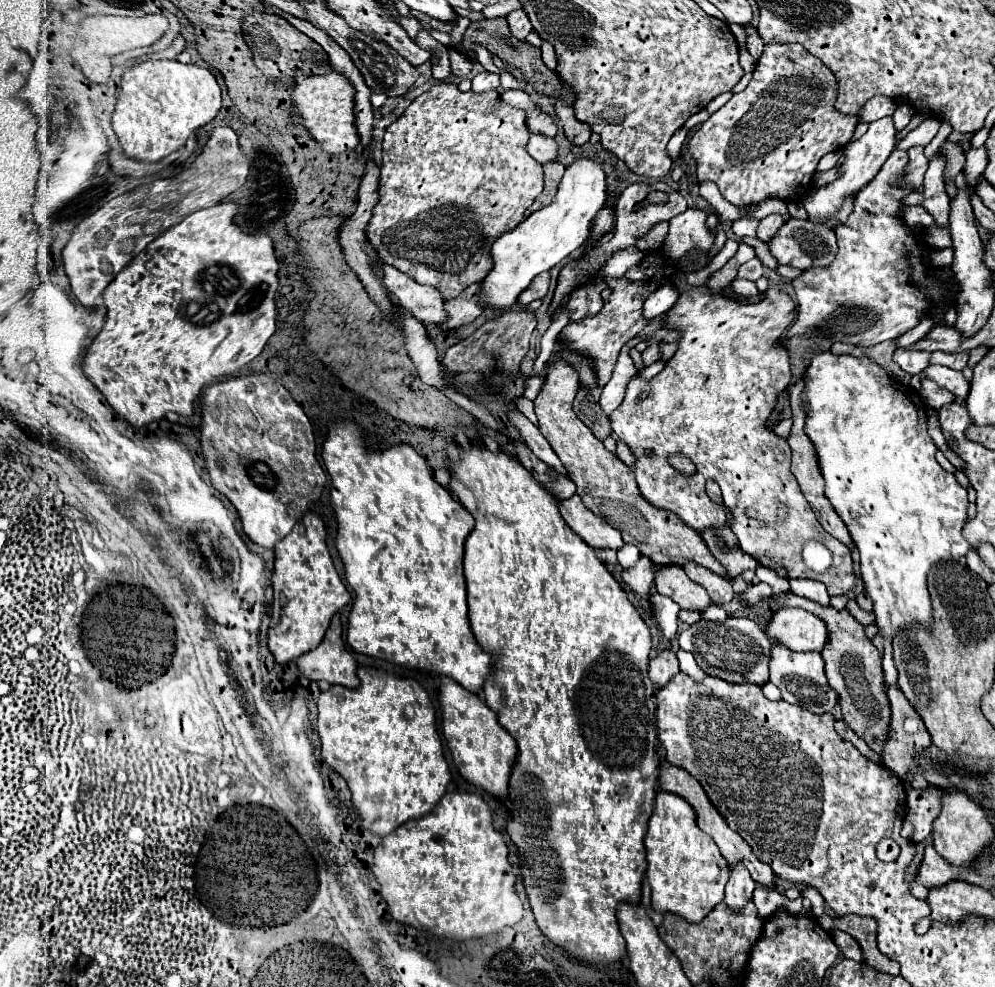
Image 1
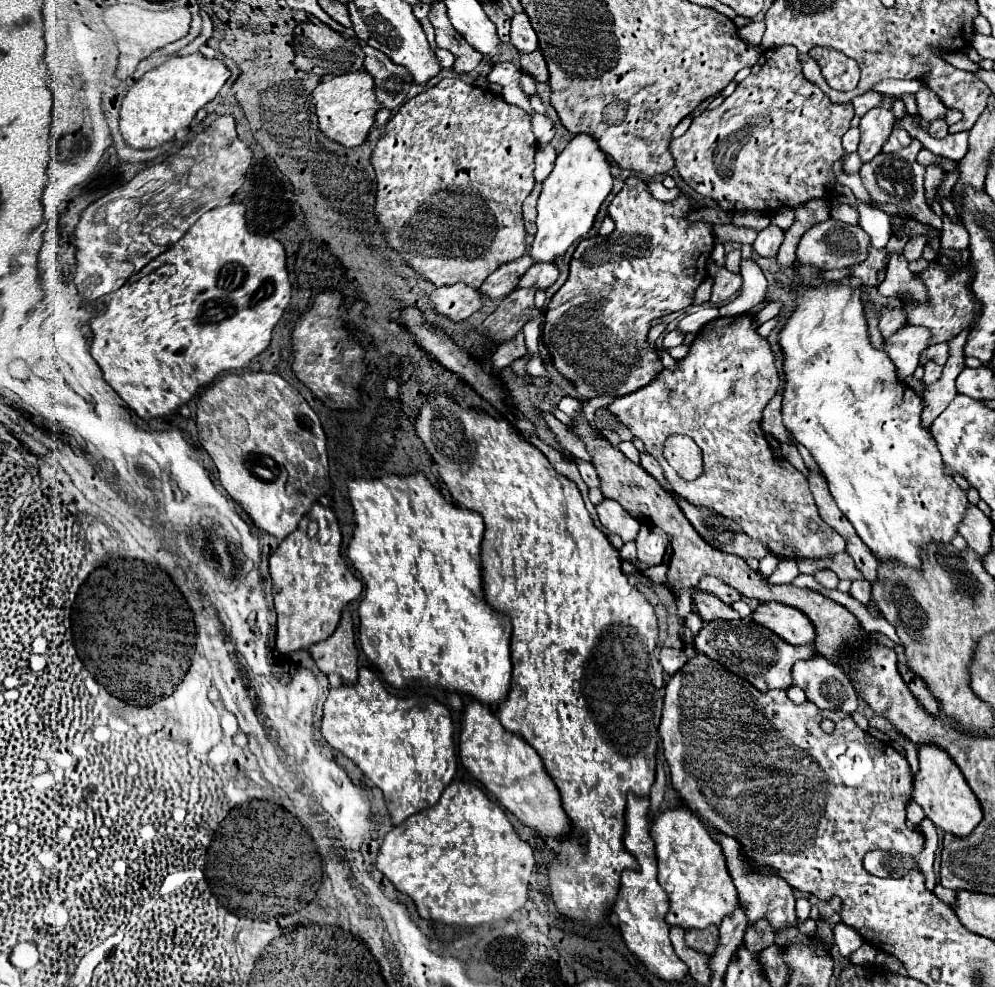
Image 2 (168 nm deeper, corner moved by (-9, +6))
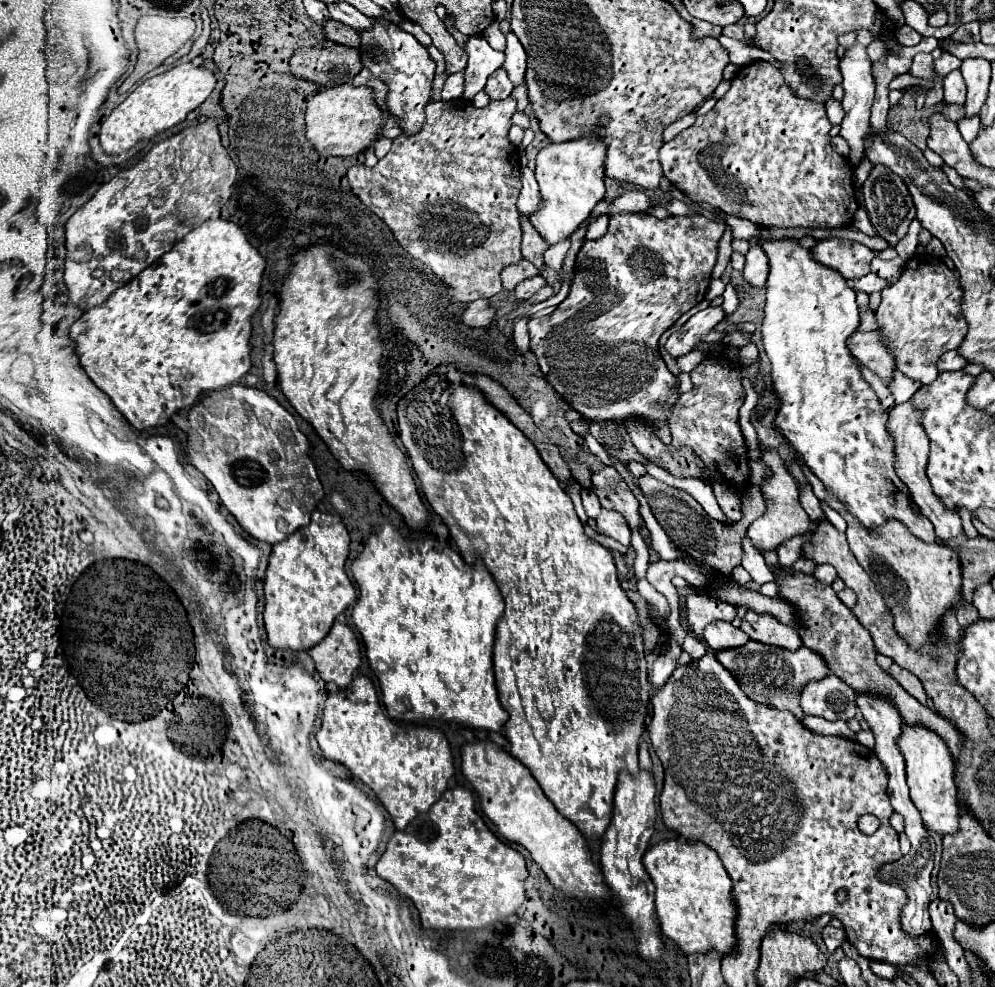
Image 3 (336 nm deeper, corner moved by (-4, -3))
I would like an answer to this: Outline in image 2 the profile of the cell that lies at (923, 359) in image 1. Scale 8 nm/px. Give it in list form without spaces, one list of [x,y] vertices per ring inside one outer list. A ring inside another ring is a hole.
[[[936,343],[930,345],[926,351],[920,353],[920,365],[924,365],[928,359],[934,359],[934,363],[944,365],[948,359],[948,343]]]

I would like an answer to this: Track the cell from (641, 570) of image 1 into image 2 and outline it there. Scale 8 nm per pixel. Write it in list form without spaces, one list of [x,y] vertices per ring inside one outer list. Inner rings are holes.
[[[642,523],[640,533],[636,537],[638,561],[646,563],[648,567],[660,565],[668,543],[670,543],[670,539],[668,539],[668,535],[664,535],[664,531],[660,531],[658,527],[650,527],[650,525]]]

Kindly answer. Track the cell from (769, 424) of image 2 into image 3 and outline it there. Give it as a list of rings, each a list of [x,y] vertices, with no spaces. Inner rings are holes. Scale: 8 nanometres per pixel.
[[[803,464],[803,472],[813,486],[815,496],[829,504],[833,510],[837,510],[845,522],[847,522],[847,542],[851,552],[855,554],[857,562],[863,566],[863,570],[871,576],[877,590],[885,598],[887,606],[891,608],[891,614],[895,618],[895,630],[913,646],[921,648],[925,644],[927,636],[935,634],[935,628],[947,608],[957,608],[957,618],[961,628],[971,626],[979,620],[979,614],[973,604],[959,604],[959,586],[961,586],[961,564],[959,556],[953,548],[945,544],[927,544],[919,540],[917,536],[911,536],[899,520],[889,520],[887,524],[875,528],[875,532],[867,532],[863,524],[859,524],[845,508],[823,488],[823,482],[809,472],[809,468]]]

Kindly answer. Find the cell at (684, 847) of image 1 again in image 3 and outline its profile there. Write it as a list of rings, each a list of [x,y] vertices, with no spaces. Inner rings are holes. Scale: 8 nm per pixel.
[[[683,840],[659,842],[645,852],[643,866],[655,884],[655,912],[661,932],[671,938],[681,952],[713,950],[719,956],[737,954],[737,906],[731,892],[731,878],[711,848]]]

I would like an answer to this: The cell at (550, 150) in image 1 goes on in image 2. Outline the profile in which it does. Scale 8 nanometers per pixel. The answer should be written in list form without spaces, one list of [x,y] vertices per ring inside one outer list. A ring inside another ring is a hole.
[[[544,143],[544,145],[538,147],[538,153],[536,153],[536,171],[534,171],[534,177],[536,177],[538,183],[544,181],[552,173],[556,155],[558,155],[558,151],[550,143]]]

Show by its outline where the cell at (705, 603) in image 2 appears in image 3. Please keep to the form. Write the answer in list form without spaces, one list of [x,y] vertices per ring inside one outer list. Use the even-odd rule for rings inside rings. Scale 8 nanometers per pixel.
[[[713,622],[705,628],[705,642],[711,650],[721,652],[727,648],[739,648],[749,642],[749,636],[743,634],[739,628],[731,626],[729,622]]]

